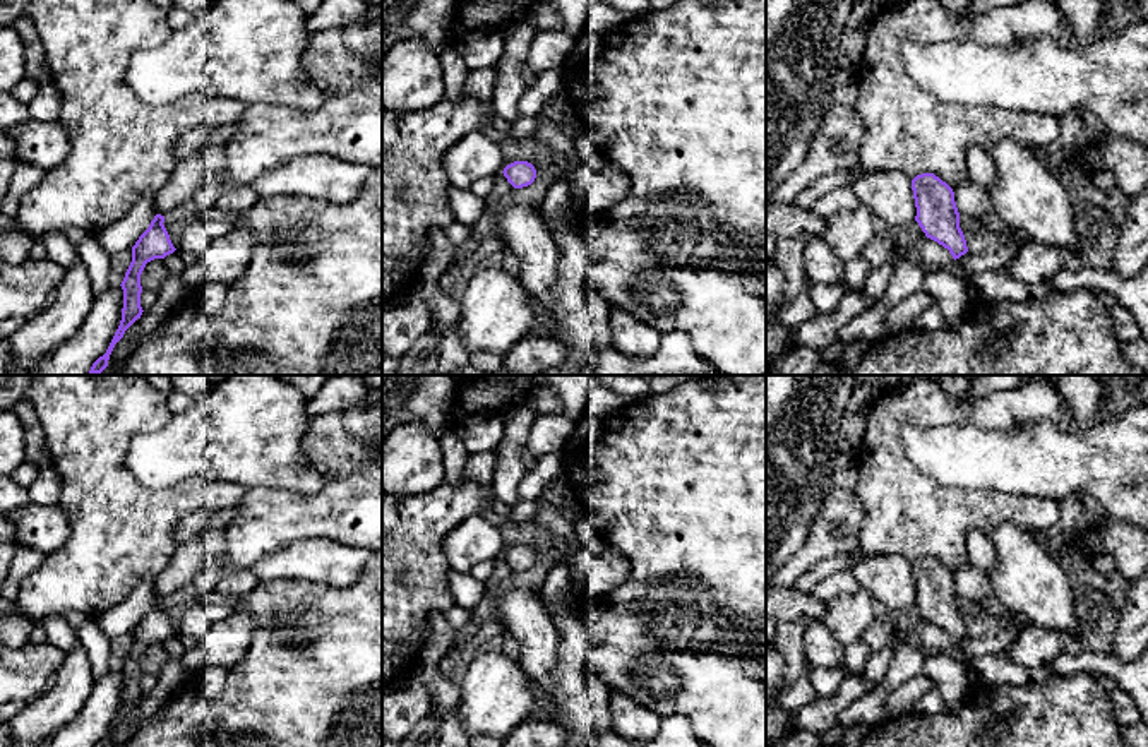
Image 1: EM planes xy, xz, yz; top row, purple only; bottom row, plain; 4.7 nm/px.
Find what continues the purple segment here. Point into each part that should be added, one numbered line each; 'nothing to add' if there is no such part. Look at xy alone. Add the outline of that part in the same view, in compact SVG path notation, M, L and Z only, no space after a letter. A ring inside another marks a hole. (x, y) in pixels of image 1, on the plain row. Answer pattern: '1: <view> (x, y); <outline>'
nothing to add

